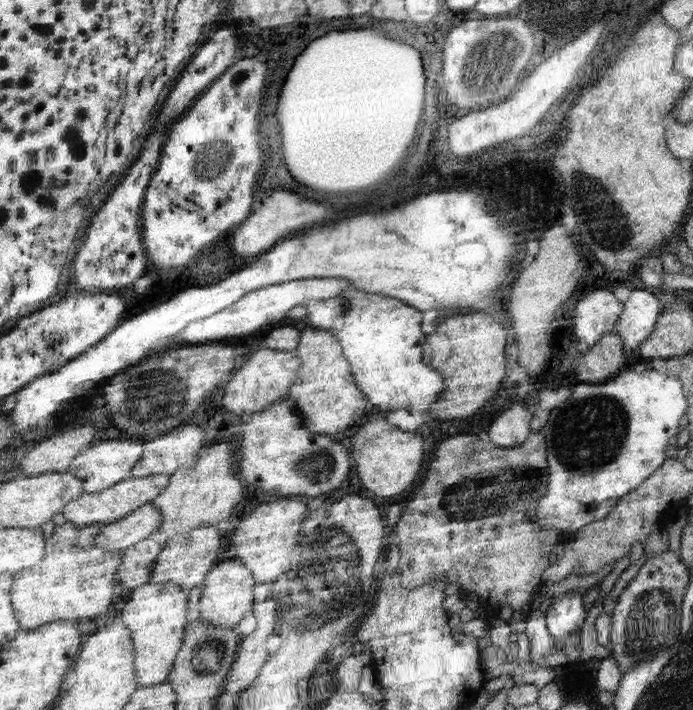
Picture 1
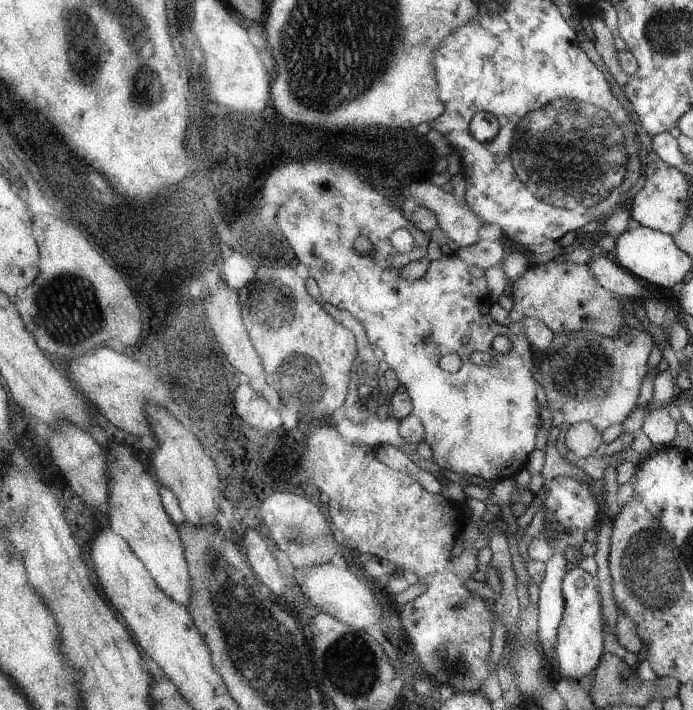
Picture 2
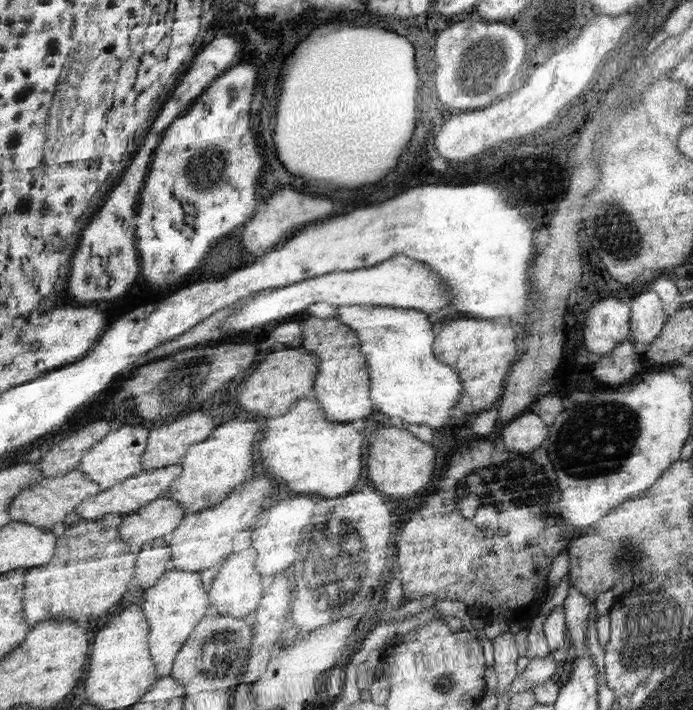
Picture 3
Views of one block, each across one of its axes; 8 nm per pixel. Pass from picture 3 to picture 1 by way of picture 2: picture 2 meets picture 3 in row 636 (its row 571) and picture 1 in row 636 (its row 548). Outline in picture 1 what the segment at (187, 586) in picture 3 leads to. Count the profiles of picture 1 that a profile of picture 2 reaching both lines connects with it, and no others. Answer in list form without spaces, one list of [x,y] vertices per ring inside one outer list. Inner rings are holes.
[[[145,584],[129,592],[127,606],[121,620],[133,632],[133,644],[137,650],[137,676],[141,688],[159,686],[169,682],[169,674],[185,648],[185,632],[189,628],[189,598],[187,590],[179,584]]]

